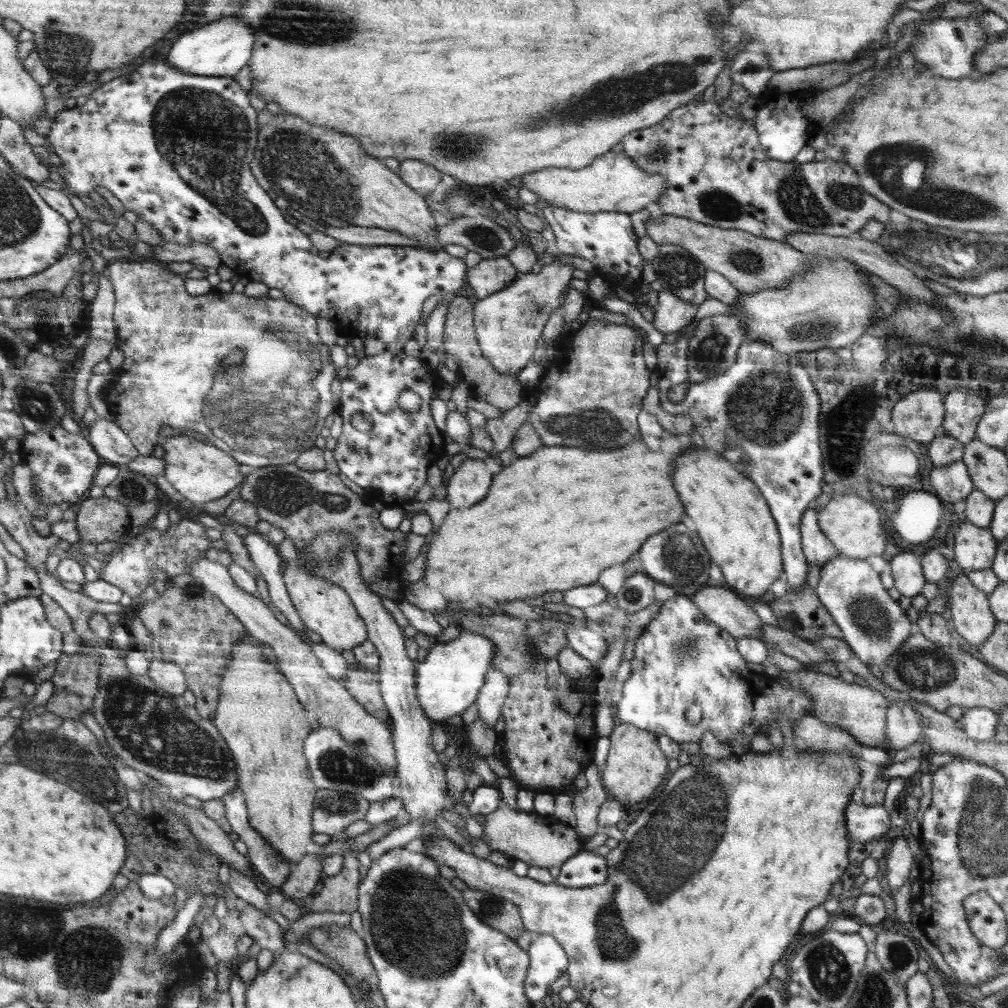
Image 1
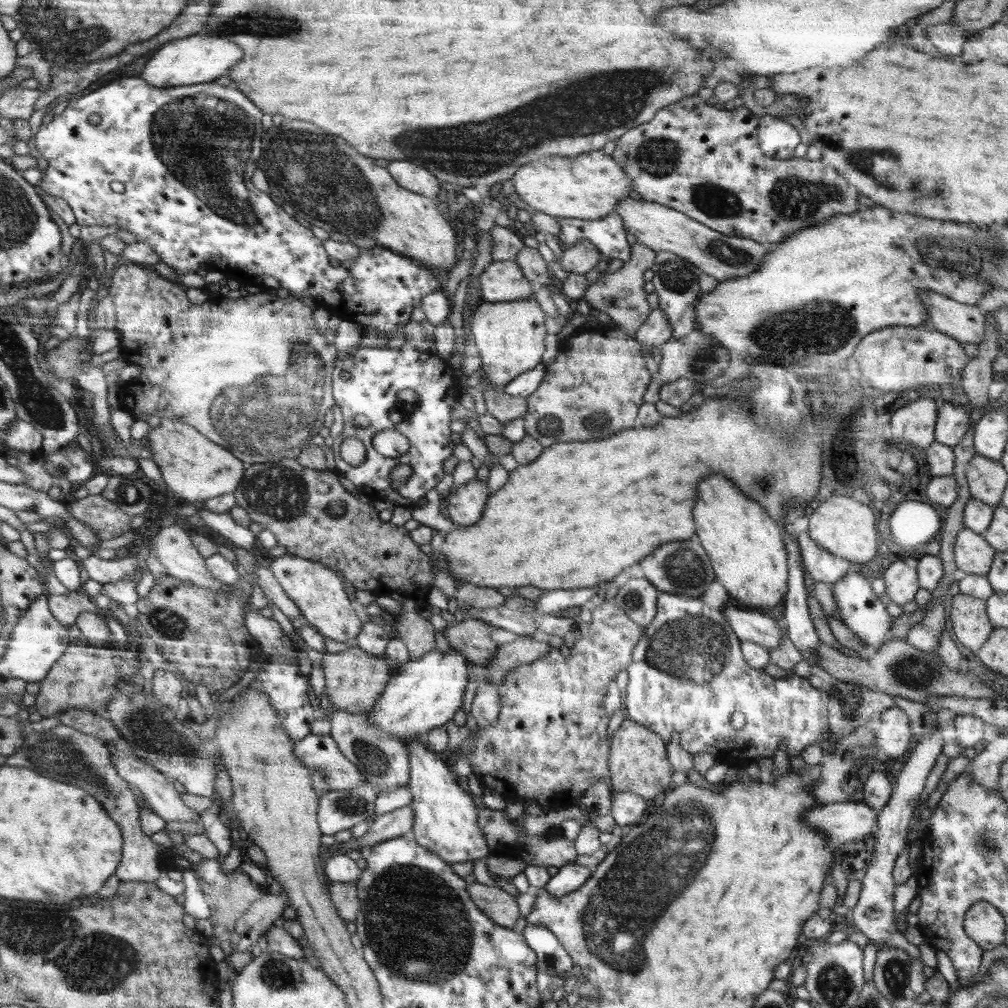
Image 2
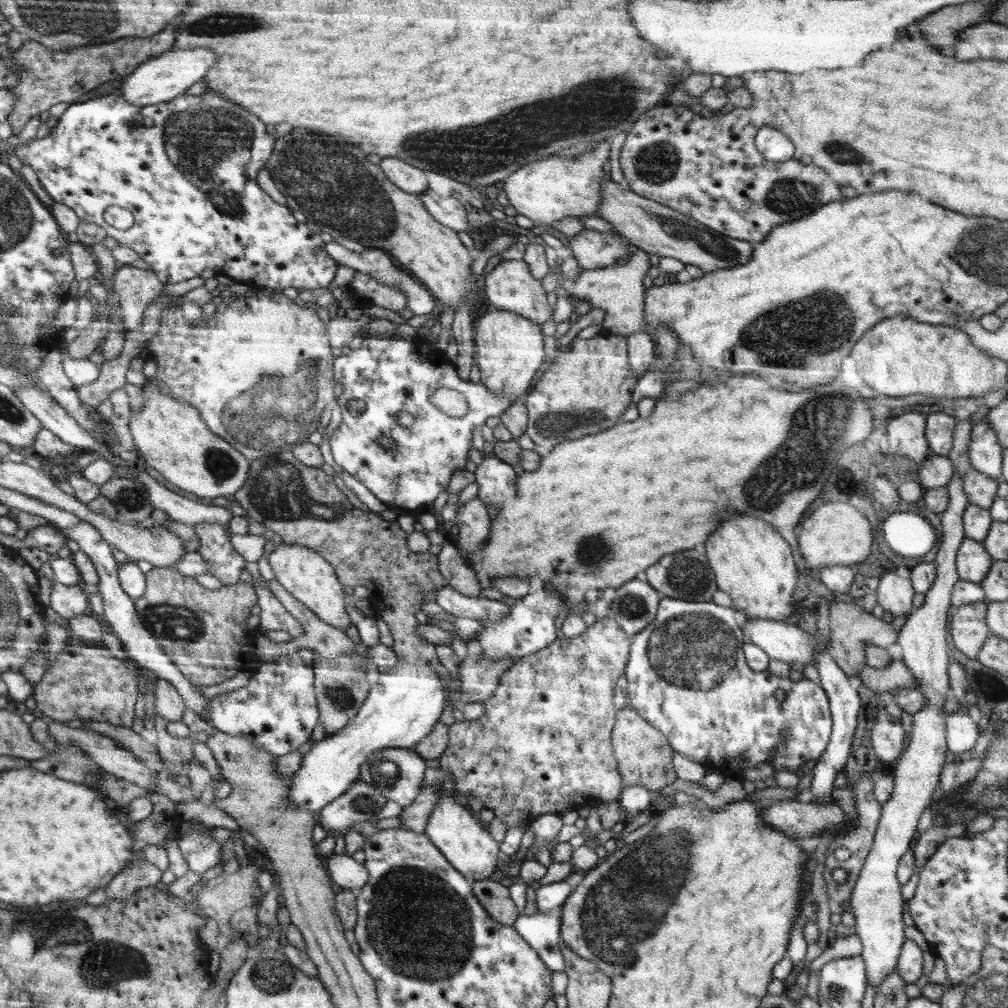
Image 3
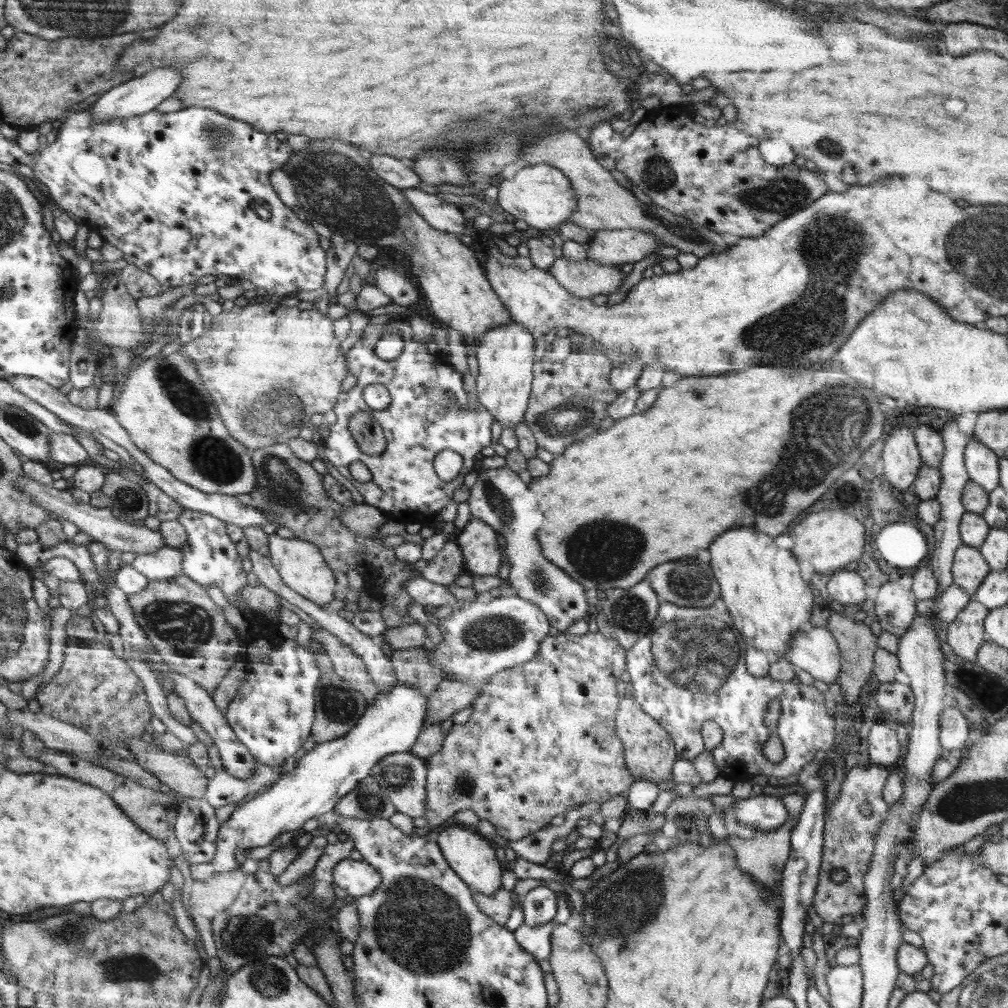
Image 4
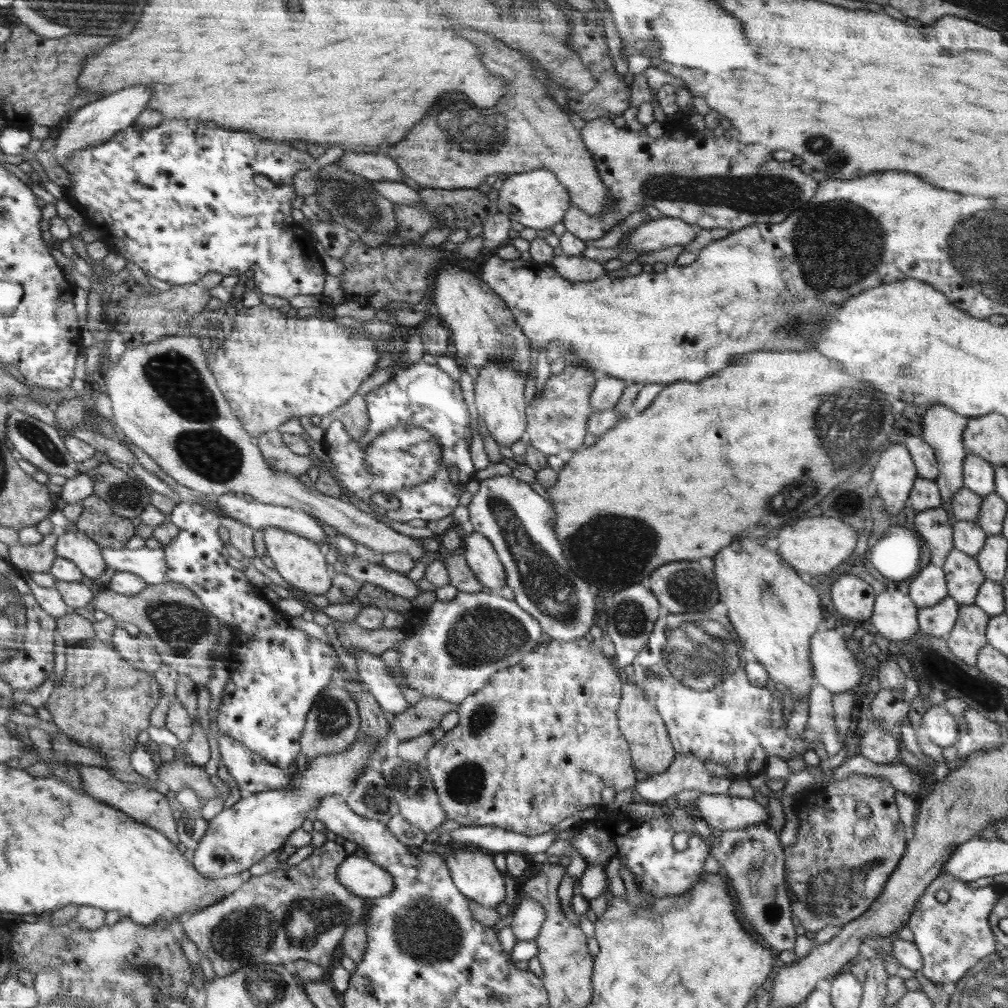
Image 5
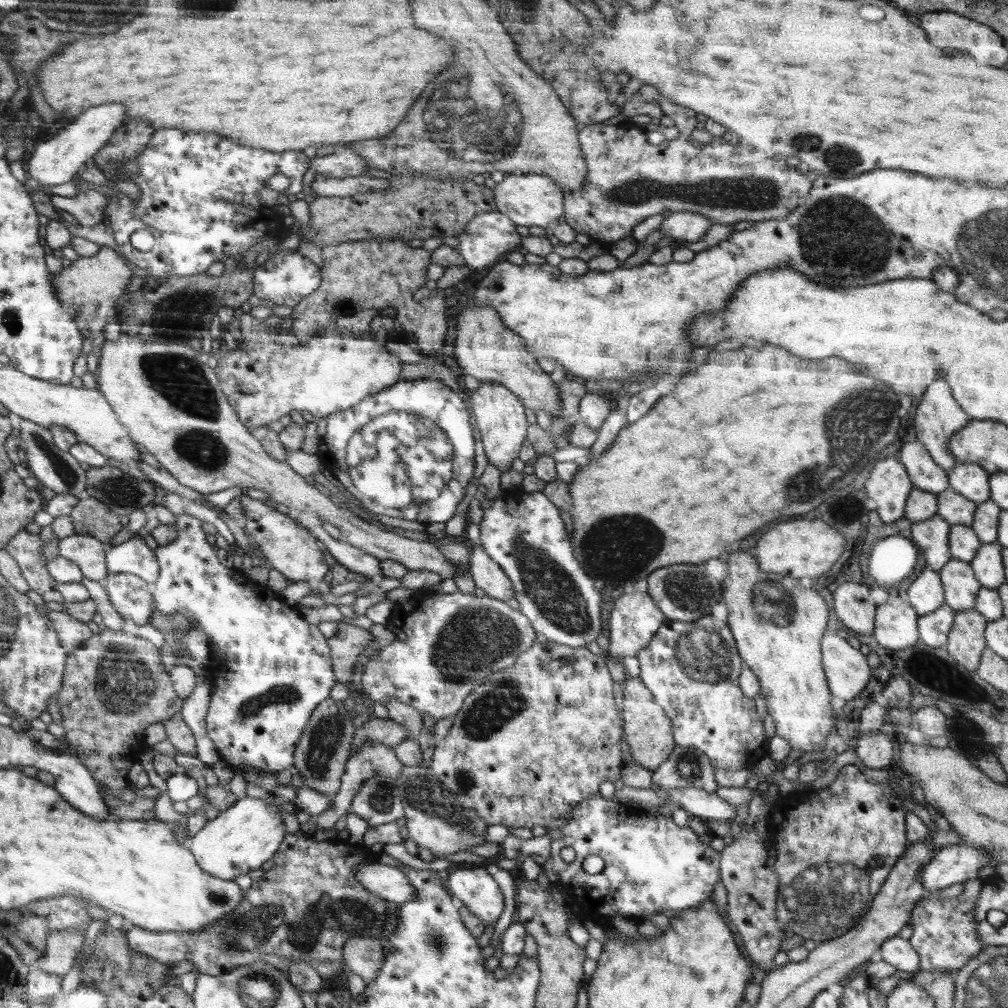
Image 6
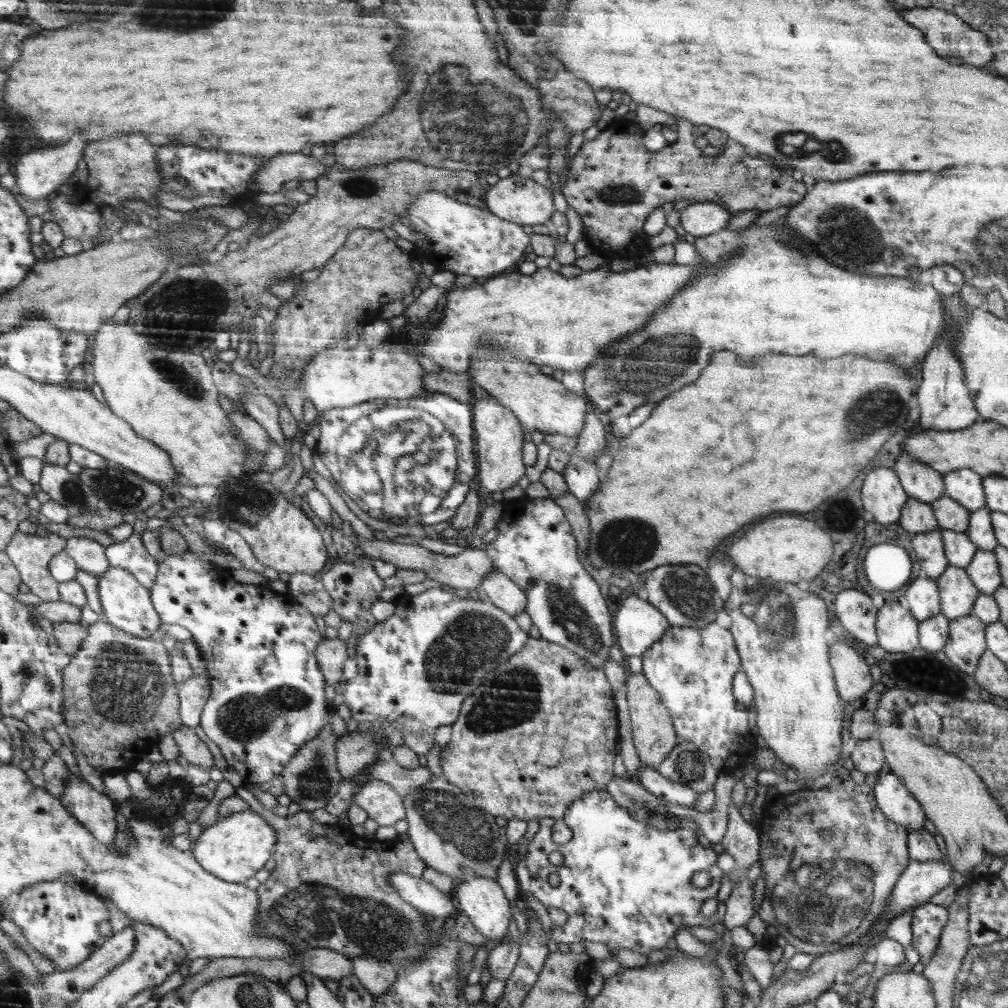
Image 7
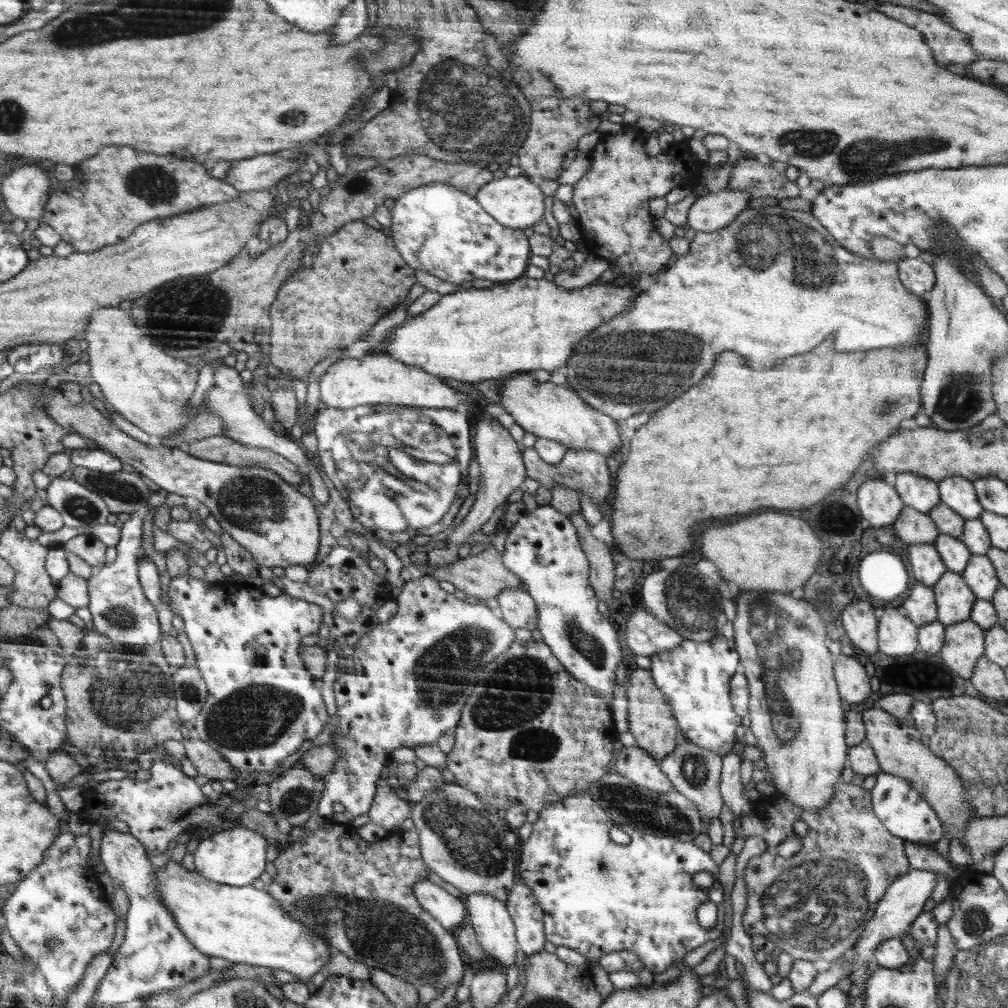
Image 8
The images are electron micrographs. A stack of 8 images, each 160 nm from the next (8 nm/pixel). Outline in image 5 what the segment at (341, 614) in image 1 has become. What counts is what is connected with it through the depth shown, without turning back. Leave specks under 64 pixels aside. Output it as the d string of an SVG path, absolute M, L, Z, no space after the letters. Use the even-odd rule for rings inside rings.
M266 527L261 530L267 553L274 562L278 574L290 585L303 590L307 594L326 594L330 588L330 576L326 570L326 560L318 548L318 542L308 540L292 532L280 528Z

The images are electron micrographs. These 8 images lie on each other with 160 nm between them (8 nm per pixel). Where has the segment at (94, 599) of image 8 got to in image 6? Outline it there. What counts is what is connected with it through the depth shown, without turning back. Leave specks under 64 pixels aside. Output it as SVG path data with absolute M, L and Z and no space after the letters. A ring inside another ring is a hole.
M132 572L109 573L104 579L104 588L107 590L109 601L117 610L116 615L122 617L125 622L132 620L136 626L148 624L152 618L152 596L146 592L146 581Z

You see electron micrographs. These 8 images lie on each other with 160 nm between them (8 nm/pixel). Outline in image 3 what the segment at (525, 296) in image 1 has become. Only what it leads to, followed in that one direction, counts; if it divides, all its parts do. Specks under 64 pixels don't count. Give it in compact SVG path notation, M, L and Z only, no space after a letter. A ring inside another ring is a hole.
M582 230L574 235L569 248L583 270L609 267L618 258L628 260L638 250L621 235L595 230ZM492 308L475 320L474 331L480 383L498 396L510 396L510 406L518 403L518 398L526 394L530 380L544 362L541 325L515 312Z

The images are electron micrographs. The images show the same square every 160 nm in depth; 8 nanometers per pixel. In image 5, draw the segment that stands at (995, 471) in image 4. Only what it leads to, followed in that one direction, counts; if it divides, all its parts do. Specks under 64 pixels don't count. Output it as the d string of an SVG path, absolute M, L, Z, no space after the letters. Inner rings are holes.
M967 454L963 463L963 486L985 497L994 493L994 465L986 460Z

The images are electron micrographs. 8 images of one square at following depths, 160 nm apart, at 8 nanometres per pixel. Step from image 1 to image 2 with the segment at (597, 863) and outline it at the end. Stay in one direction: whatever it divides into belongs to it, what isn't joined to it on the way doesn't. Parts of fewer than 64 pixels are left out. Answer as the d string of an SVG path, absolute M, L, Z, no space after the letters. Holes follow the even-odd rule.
M575 862L566 864L559 868L558 873L550 878L543 889L554 898L562 898L562 896L574 892L586 883L593 874L593 870L594 868L580 866Z

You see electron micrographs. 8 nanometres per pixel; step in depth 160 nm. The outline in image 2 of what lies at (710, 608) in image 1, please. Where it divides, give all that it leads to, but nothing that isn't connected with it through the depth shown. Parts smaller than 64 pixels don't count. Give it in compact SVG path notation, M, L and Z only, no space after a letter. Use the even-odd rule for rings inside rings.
M728 605L720 611L743 641L756 642L768 650L781 643L781 627L771 614L739 605Z

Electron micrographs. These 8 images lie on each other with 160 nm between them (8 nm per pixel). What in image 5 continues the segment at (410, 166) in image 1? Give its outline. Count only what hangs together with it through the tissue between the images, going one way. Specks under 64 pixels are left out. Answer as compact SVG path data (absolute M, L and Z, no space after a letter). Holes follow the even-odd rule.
M346 152L336 162L339 167L346 169L346 172L354 172L372 182L397 182L407 177L398 163L384 152L378 152L378 154L376 152L370 152L370 154Z

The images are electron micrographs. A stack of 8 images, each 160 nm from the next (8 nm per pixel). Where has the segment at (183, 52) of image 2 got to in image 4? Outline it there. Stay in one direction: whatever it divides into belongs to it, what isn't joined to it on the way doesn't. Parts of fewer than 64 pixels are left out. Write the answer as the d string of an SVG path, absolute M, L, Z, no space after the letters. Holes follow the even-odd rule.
M154 68L152 72L133 76L132 79L113 86L100 95L100 98L91 107L93 119L98 122L108 119L124 119L127 116L144 115L154 111L166 99L169 99L182 82L182 74L176 68Z

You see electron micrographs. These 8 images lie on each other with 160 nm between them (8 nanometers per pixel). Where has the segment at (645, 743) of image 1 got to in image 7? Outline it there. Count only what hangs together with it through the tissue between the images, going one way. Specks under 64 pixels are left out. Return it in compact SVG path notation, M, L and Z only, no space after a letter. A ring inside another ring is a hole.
M628 674L625 681L627 689L627 702L632 725L632 738L637 755L643 764L657 767L668 758L679 741L672 717L661 701L661 695L656 692L644 674Z

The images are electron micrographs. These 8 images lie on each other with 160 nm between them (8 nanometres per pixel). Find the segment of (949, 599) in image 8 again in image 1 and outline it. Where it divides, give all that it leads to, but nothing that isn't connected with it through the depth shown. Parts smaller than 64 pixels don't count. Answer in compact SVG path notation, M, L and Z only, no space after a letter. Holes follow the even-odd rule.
M962 522L955 532L954 560L965 573L990 569L995 559L997 543L988 527Z

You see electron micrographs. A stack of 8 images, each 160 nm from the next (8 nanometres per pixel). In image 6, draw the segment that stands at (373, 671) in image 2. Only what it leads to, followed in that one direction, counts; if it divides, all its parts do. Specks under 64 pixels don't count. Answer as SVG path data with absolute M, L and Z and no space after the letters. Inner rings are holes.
M331 697L316 706L297 742L293 757L293 770L300 772L304 785L313 791L333 797L341 788L341 776L352 756L352 742L356 730L352 725L353 715L343 716L336 701Z

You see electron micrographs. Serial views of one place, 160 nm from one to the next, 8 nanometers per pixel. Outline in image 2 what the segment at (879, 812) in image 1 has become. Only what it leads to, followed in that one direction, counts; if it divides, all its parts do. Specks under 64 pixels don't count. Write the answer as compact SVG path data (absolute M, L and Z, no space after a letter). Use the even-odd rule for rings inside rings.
M864 802L818 804L805 814L812 828L822 831L830 840L855 842L876 831L878 811Z

